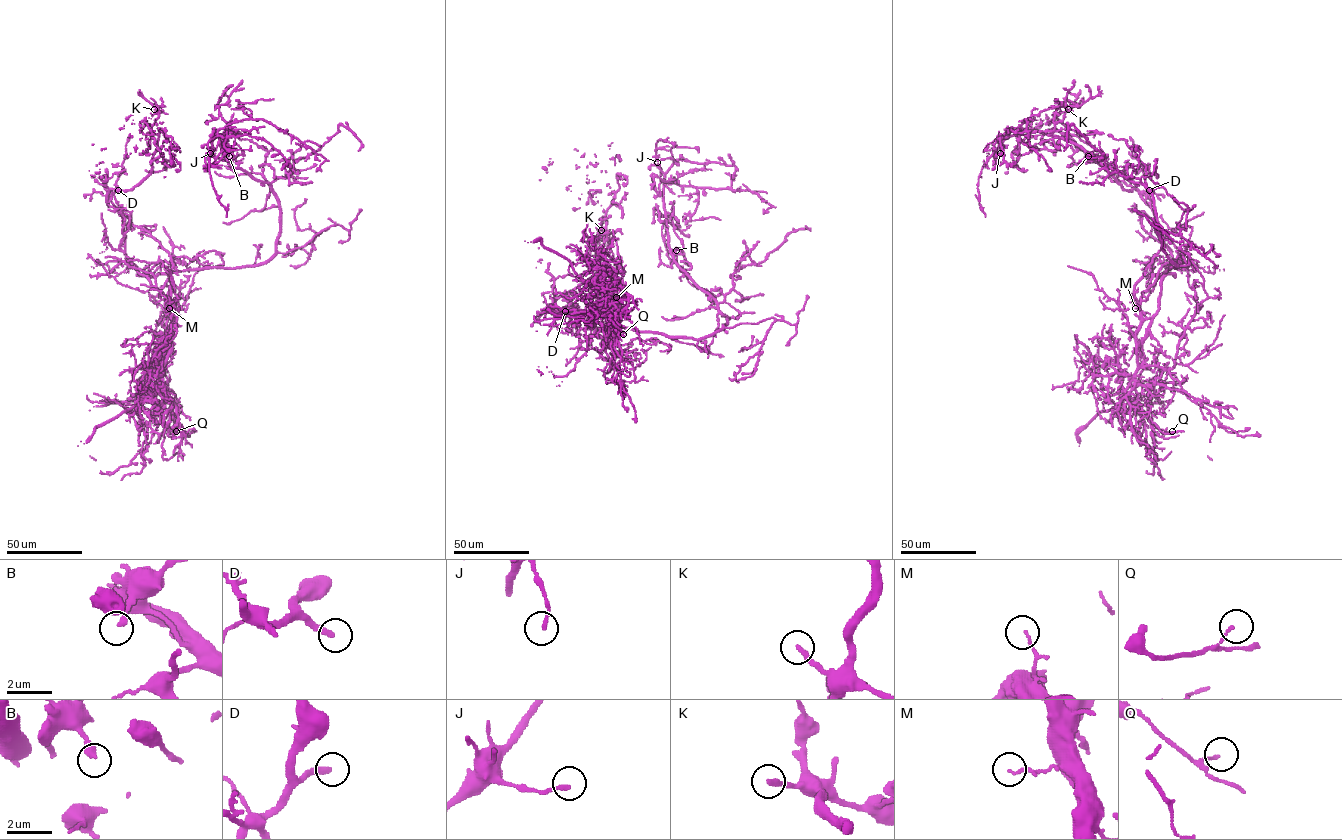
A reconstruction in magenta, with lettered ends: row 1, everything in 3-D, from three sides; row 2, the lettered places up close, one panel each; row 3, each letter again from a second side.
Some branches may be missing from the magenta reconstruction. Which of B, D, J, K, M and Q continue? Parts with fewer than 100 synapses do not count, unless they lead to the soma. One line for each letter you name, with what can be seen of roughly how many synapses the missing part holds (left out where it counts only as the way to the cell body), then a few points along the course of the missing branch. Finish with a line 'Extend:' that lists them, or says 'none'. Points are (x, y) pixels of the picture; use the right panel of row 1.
D: 120 syn | (1149, 190), (1155, 188), (1178, 208), (1181, 220), (1173, 230), (1175, 235)
Extend: D

